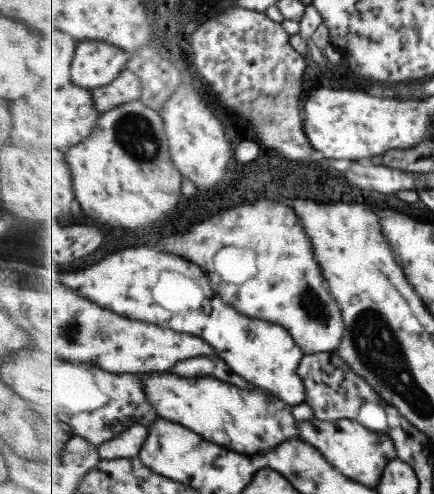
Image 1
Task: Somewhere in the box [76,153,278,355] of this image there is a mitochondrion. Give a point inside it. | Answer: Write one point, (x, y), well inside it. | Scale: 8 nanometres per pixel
(102, 332)

